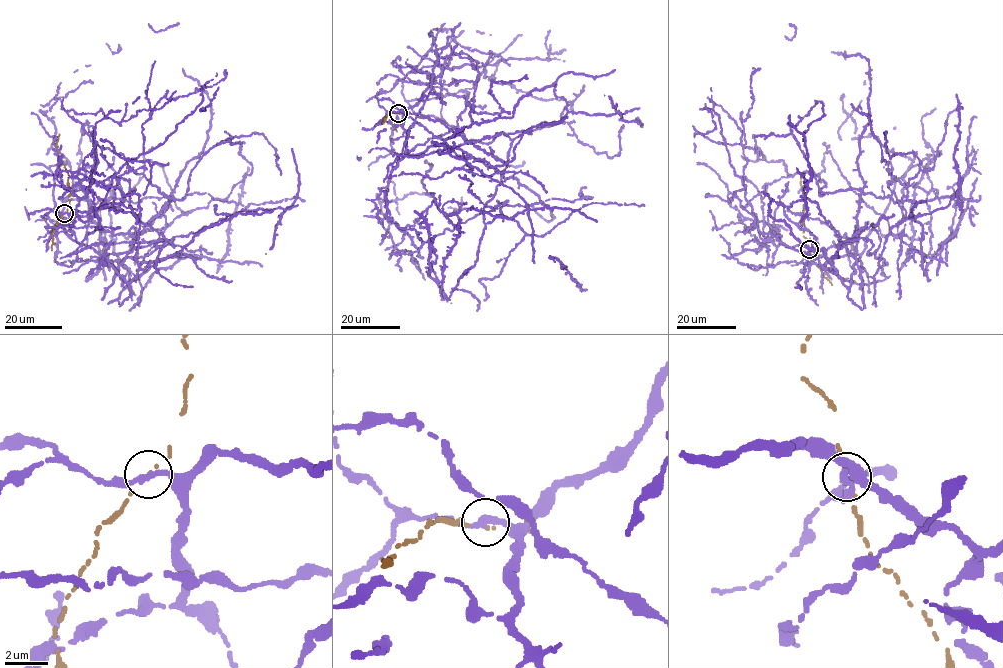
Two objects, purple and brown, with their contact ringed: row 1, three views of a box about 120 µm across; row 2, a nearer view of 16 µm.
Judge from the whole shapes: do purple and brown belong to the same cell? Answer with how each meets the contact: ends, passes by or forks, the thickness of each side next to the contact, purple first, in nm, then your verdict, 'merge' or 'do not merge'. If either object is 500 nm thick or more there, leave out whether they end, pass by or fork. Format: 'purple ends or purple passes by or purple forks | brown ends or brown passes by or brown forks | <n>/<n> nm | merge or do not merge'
purple passes by | brown ends | 320/130 nm | do not merge

